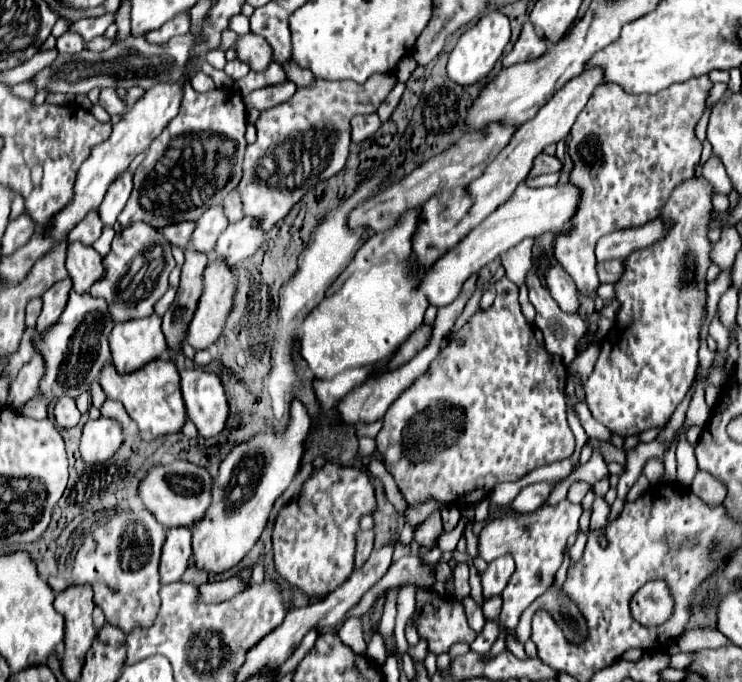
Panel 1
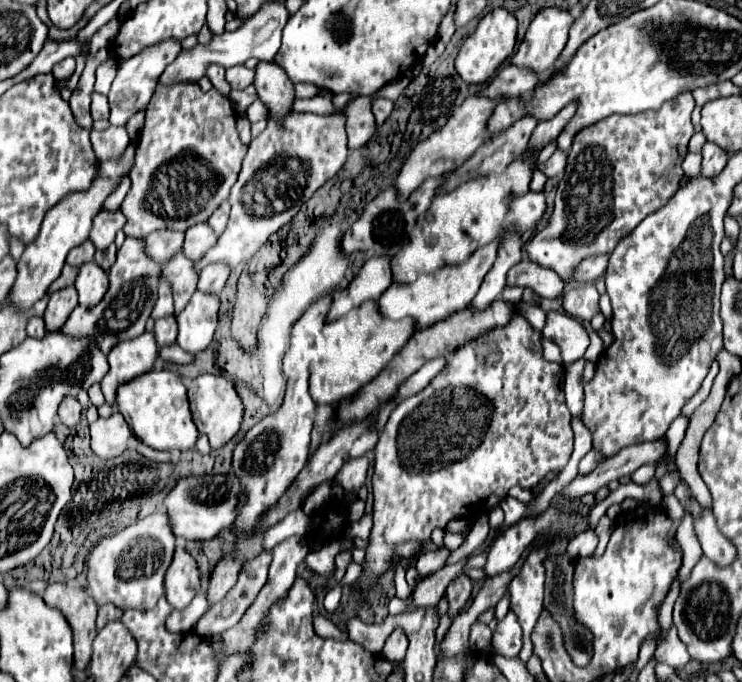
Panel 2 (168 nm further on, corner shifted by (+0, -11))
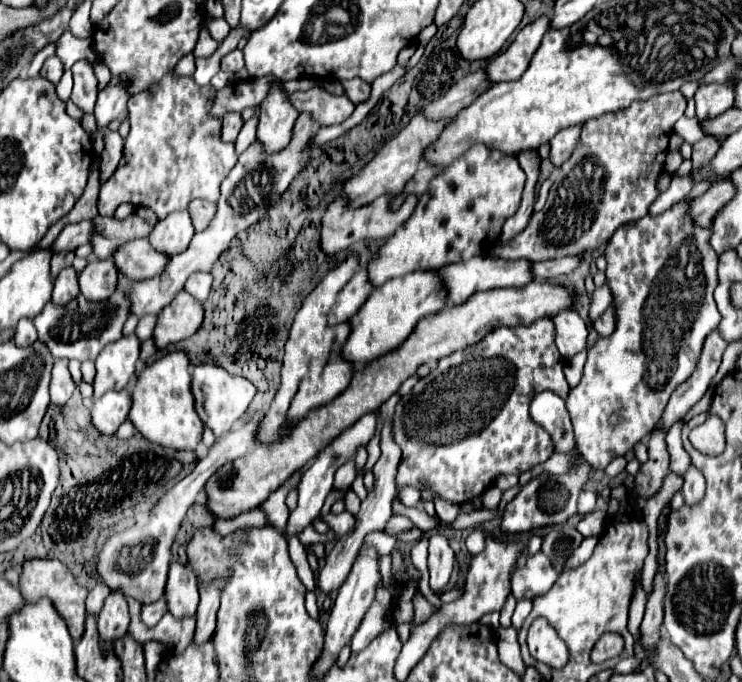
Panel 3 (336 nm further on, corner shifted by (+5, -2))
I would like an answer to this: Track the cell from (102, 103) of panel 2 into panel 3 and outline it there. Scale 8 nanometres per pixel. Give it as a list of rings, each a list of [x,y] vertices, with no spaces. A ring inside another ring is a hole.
[[[79,60],[73,64],[71,68],[73,72],[73,94],[71,94],[71,100],[81,108],[85,110],[87,114],[93,114],[95,110],[95,102],[97,102],[97,92],[99,92],[99,84],[97,84],[97,78],[93,74],[93,68],[89,62],[85,60]]]

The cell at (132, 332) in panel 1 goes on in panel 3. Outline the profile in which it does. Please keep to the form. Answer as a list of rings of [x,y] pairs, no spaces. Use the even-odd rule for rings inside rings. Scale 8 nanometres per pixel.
[[[135,334],[123,336],[117,342],[111,342],[97,356],[97,374],[93,382],[93,398],[101,398],[109,390],[127,388],[129,380],[137,370],[141,340]]]

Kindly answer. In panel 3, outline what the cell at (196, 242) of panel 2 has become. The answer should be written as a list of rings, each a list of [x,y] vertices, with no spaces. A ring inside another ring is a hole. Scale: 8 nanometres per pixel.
[[[173,212],[165,220],[157,222],[153,232],[149,234],[149,242],[155,250],[161,250],[165,254],[179,254],[189,246],[193,238],[193,220],[187,212]]]

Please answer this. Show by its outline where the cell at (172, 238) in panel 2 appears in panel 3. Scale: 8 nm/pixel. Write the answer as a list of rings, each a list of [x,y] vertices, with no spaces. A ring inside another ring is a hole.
[[[137,214],[127,216],[125,220],[97,216],[93,222],[97,226],[97,234],[91,240],[93,254],[95,258],[103,258],[103,260],[111,260],[113,252],[121,248],[125,242],[135,238],[147,238],[149,230],[153,230],[153,224],[139,218]]]

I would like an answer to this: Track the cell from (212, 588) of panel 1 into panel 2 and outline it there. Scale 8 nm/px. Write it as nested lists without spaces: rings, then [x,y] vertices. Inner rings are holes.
[[[198,593],[186,611],[172,611],[166,617],[166,629],[172,633],[186,633],[190,631],[196,621],[206,613],[206,593]]]

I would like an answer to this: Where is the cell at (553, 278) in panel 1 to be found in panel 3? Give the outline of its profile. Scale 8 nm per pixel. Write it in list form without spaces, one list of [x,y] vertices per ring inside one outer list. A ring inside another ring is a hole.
[[[473,256],[465,262],[457,262],[457,264],[449,264],[449,266],[441,268],[439,274],[447,284],[447,290],[449,290],[447,300],[451,304],[461,304],[479,290],[525,286],[525,282],[533,282],[533,272],[531,272],[529,260],[505,260],[505,258],[493,258],[493,256]]]

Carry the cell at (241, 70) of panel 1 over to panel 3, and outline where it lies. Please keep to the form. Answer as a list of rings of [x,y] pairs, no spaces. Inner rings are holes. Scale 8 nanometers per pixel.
[[[233,50],[229,52],[227,56],[221,58],[221,70],[223,72],[231,72],[231,74],[237,74],[245,68],[245,62],[243,62],[243,52],[241,50]]]

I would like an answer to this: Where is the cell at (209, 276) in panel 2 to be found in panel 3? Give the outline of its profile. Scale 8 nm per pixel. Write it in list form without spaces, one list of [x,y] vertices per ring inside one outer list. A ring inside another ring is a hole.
[[[193,272],[187,282],[185,282],[185,290],[195,296],[197,300],[207,300],[209,296],[209,290],[211,290],[211,282],[213,282],[213,276],[211,272]]]

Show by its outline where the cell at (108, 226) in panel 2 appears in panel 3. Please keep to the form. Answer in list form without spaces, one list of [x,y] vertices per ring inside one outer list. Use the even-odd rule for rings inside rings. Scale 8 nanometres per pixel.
[[[83,220],[77,224],[67,224],[57,240],[53,242],[53,252],[59,250],[75,250],[81,244],[87,244],[95,234],[95,224],[91,220]]]

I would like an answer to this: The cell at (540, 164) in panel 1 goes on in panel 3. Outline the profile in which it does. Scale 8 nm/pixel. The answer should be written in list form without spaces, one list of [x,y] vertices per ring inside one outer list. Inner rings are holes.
[[[573,126],[573,128],[561,130],[559,134],[555,134],[555,136],[549,140],[549,146],[551,146],[551,148],[549,148],[549,160],[551,160],[555,166],[561,166],[561,164],[569,158],[571,150],[573,150],[573,146],[575,146],[575,142],[577,142],[579,132],[581,132],[581,126]]]

